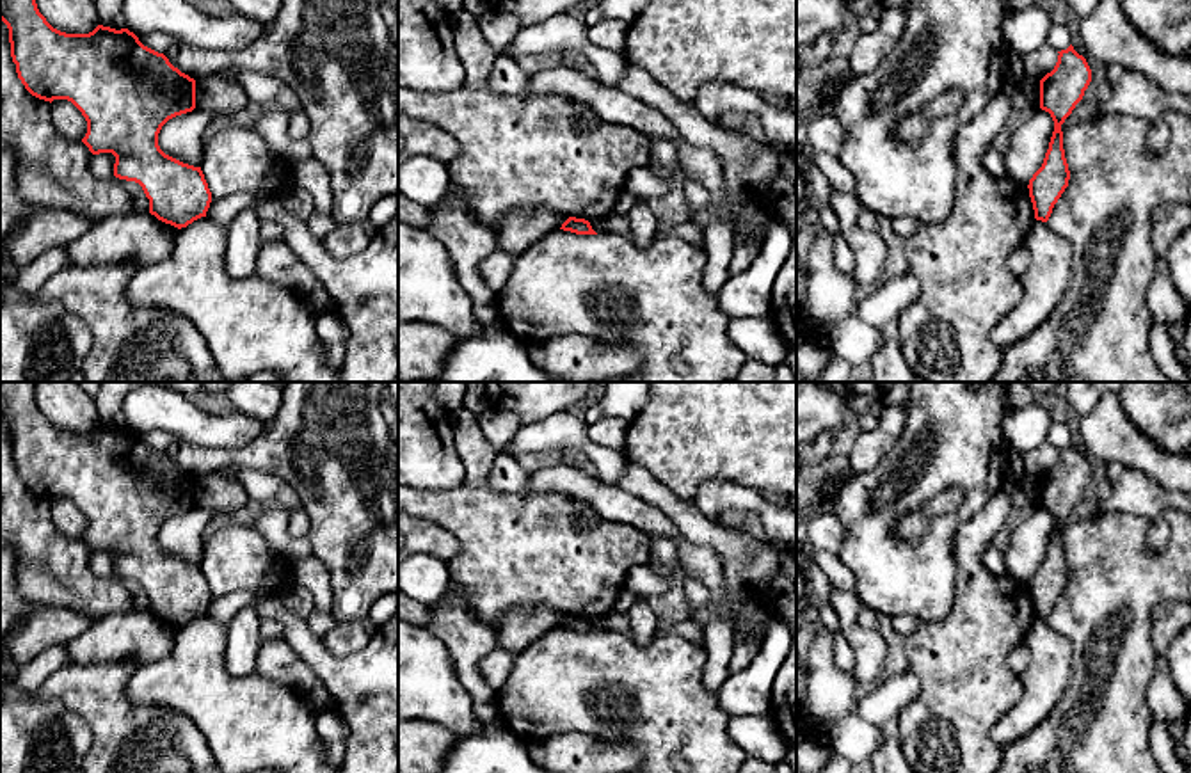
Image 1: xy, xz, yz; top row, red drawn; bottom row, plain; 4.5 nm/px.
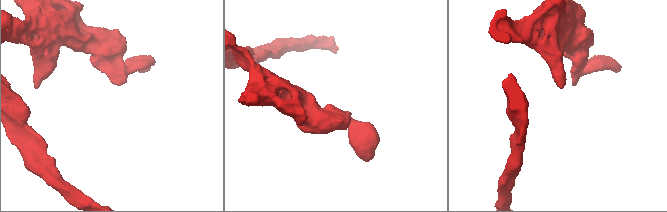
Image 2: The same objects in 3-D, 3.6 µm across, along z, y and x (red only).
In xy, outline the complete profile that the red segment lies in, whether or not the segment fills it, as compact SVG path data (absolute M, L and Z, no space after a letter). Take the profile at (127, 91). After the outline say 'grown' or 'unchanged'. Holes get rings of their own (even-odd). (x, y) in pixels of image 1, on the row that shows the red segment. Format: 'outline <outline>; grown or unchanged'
outline M0 0L0 20L9 28L11 57L25 89L44 101L68 100L87 121L82 142L92 155L112 153L116 156L114 176L135 181L149 199L149 213L178 229L206 217L212 192L201 167L183 163L165 155L158 146L162 126L196 108L196 80L174 68L164 53L144 46L128 28L98 25L89 34L66 34L53 28L39 12L36 0Z; unchanged

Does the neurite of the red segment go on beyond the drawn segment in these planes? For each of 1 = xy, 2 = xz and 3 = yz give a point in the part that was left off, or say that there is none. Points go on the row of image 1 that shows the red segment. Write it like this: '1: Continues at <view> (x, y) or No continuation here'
1: No continuation here
2: No continuation here
3: No continuation here

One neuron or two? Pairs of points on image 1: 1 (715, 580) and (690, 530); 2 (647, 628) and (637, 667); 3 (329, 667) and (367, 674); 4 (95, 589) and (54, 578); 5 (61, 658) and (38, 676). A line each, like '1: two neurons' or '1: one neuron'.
1: two neurons
2: two neurons
3: one neuron
4: one neuron
5: one neuron

